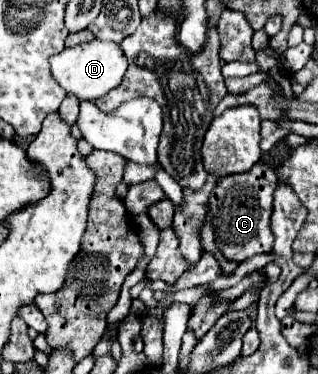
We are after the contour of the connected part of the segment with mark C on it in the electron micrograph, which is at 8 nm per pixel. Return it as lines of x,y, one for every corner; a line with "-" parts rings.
264,161
256,163
250,171
222,177
218,187
208,199
212,213
222,213
222,221
214,227
222,227
222,255
232,261
244,261
258,253
268,253
268,241
274,241
270,229
272,215
272,191
278,183
276,171
270,169

